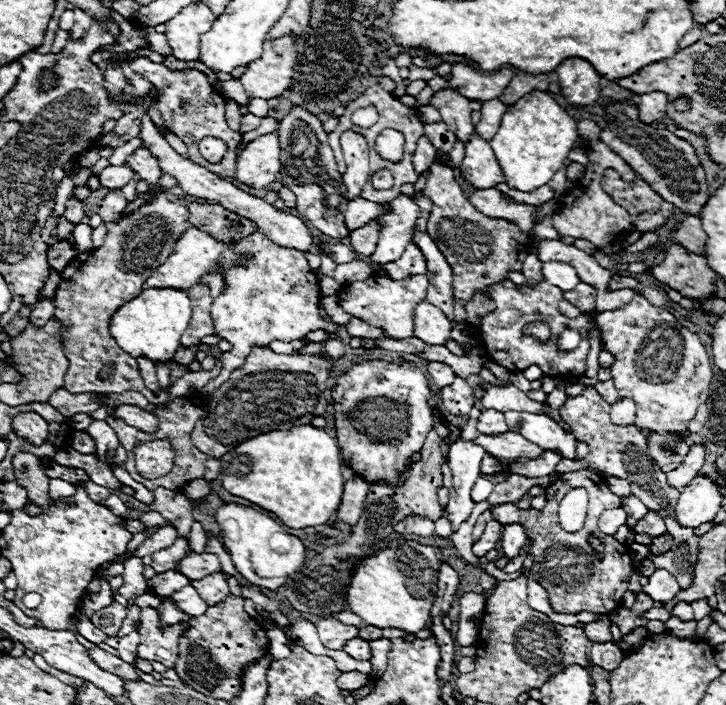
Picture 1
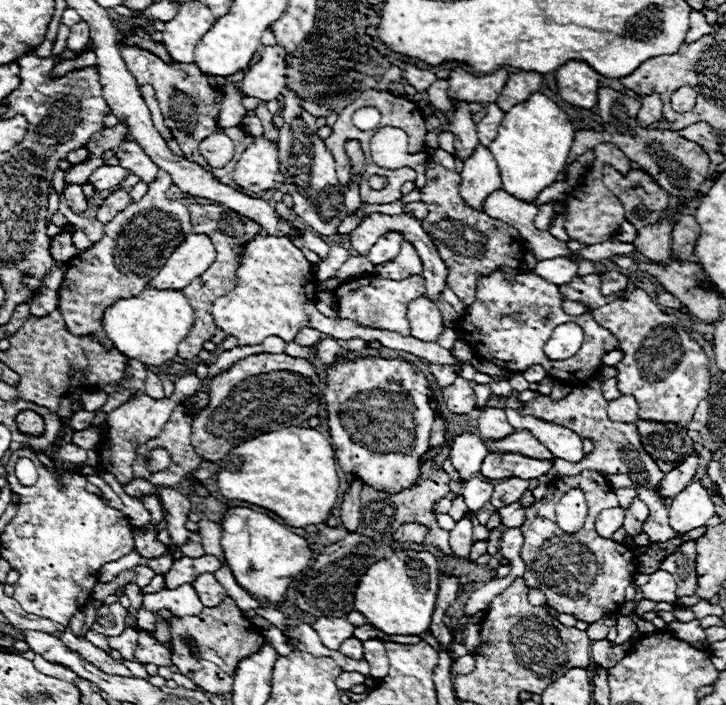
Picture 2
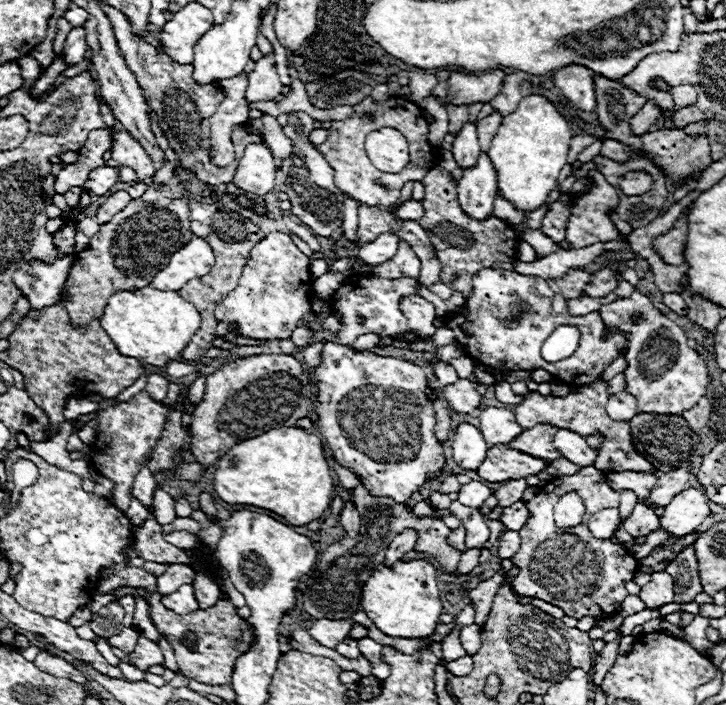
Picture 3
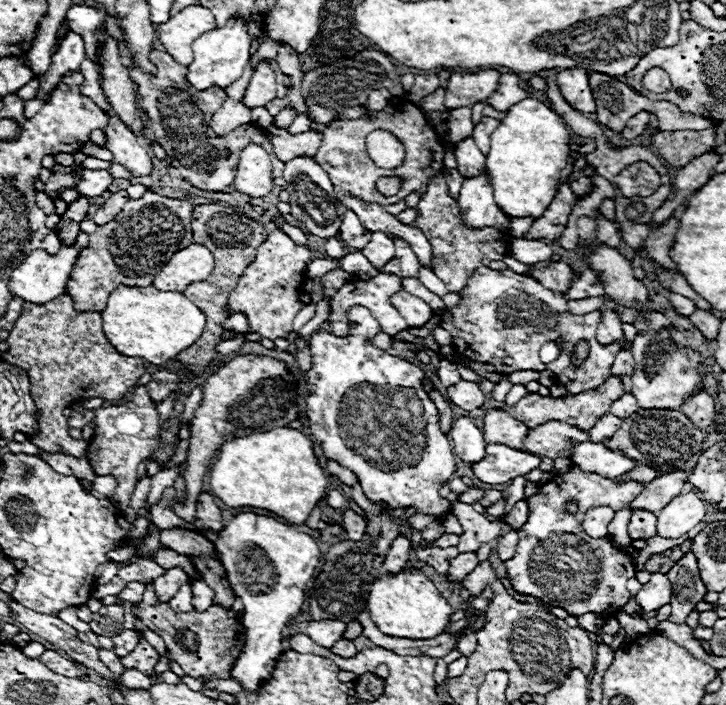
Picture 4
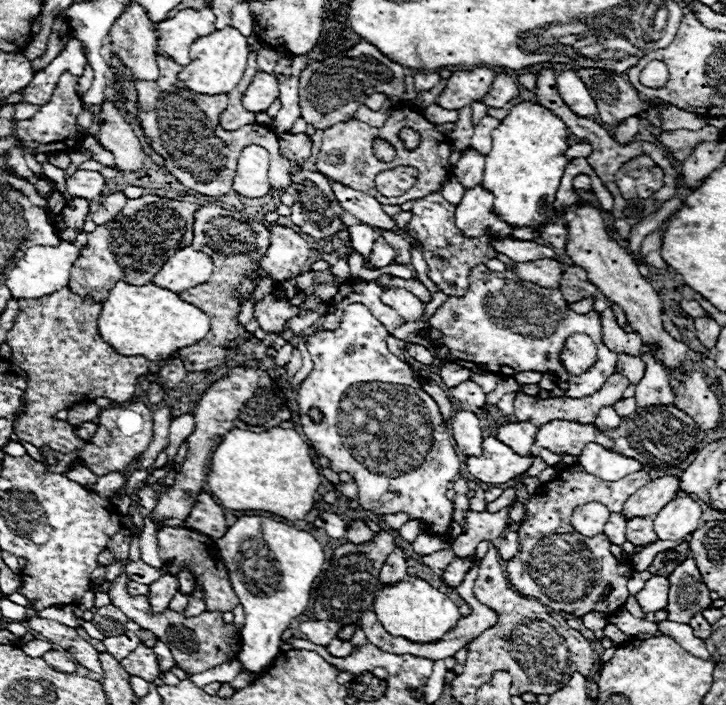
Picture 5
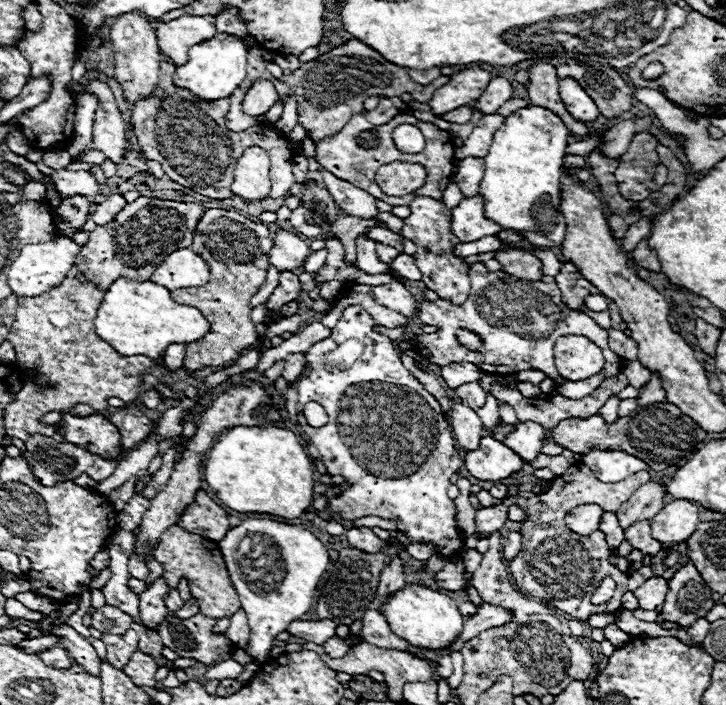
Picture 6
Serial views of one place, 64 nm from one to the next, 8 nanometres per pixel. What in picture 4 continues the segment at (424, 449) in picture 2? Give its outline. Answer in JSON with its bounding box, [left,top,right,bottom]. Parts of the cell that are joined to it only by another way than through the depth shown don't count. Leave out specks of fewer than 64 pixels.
[304,306,456,520]

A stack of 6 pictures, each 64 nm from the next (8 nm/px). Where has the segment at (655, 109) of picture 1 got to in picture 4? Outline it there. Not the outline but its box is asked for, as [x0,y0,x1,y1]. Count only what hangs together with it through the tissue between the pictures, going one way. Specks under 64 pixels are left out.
[620,112,650,140]

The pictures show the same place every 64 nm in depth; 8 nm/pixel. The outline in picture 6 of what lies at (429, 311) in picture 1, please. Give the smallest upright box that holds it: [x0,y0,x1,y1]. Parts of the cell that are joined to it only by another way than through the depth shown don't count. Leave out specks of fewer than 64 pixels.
[372,282,416,316]

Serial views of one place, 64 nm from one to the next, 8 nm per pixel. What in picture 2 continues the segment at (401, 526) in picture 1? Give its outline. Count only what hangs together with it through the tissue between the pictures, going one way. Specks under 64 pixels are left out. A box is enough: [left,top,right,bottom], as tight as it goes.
[394,524,426,544]

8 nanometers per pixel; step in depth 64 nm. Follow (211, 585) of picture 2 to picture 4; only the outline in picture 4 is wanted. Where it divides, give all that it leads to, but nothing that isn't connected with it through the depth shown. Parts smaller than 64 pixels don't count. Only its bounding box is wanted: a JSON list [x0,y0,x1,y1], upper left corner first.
[192,580,214,612]

